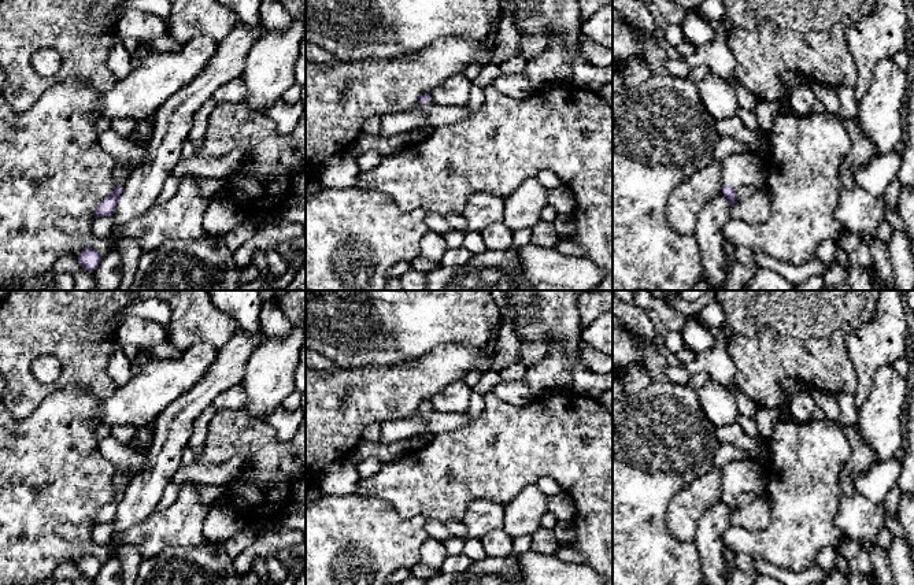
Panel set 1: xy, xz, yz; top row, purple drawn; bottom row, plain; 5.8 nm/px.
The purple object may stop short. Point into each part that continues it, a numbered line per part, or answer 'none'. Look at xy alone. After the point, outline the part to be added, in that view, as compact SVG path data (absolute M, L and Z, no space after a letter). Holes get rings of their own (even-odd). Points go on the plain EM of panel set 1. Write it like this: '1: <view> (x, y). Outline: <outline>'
1: xy (122, 478). Outline: M116 467L115 475L114 475L114 486L115 492L125 493L133 475L125 471L123 469Z

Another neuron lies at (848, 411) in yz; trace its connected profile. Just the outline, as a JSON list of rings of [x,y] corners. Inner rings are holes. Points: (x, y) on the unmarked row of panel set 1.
[[[840,393],[836,396],[837,406],[840,410],[837,425],[840,427],[844,426],[858,426],[858,412],[859,408],[855,404],[854,393]]]

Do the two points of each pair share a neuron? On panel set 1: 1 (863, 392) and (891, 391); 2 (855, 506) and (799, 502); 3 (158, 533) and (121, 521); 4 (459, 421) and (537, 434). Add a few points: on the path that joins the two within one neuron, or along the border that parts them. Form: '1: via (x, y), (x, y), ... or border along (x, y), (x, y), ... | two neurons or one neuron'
1: border along (887, 365), (874, 373), (870, 393), (859, 408) | two neurons
2: border along (842, 493), (837, 514) | two neurons
3: border along (155, 510), (136, 525), (114, 533) | two neurons
4: border along (474, 419), (463, 428), (440, 433) | two neurons

